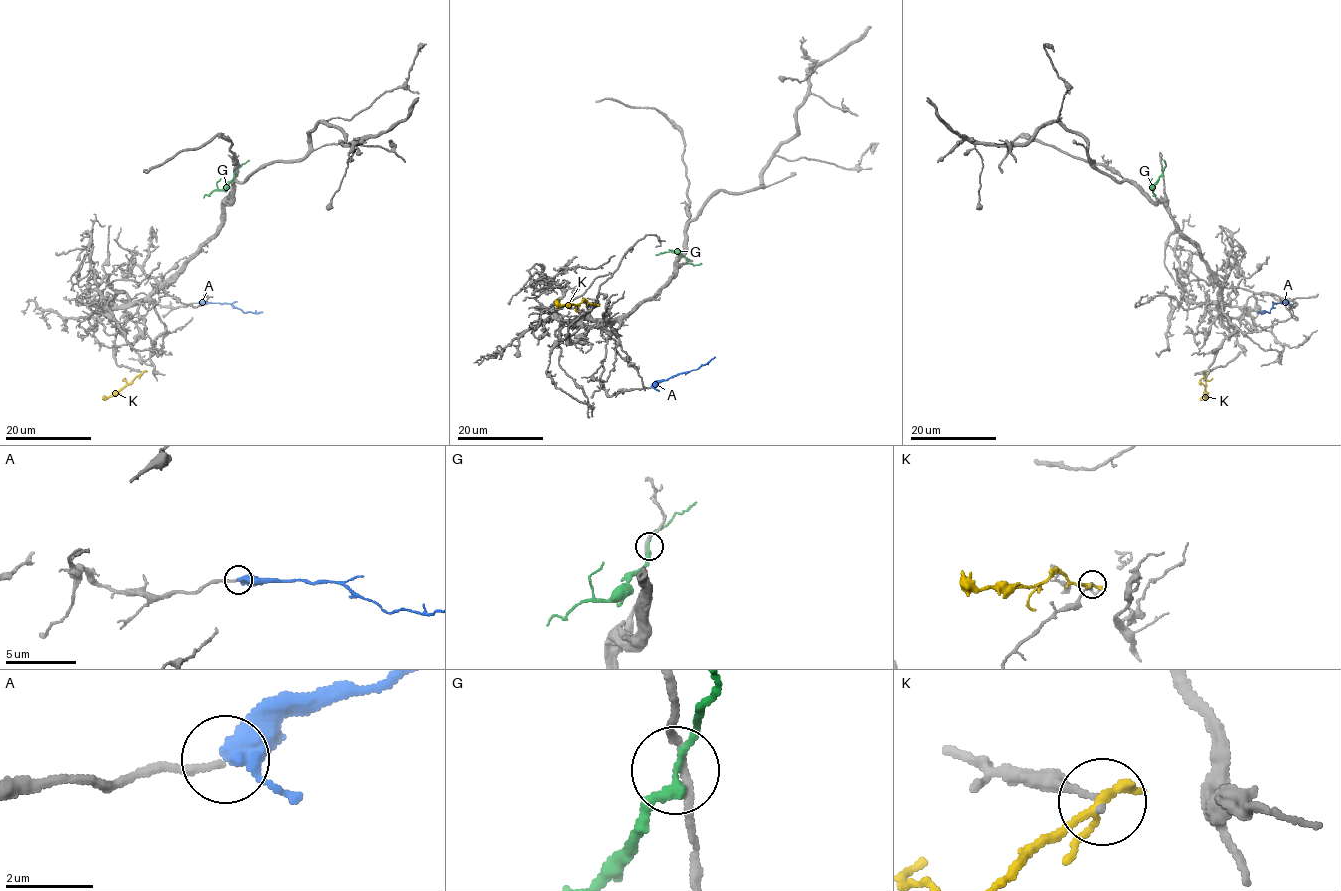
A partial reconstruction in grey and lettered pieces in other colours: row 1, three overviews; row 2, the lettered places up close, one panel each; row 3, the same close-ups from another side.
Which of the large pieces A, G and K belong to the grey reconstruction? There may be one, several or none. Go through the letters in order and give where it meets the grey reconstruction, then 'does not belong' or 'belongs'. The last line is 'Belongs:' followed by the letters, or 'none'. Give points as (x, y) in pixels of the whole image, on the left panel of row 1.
A: contact (199, 302); belongs
G: contact (234, 173); does not belong
K: contact (143, 372); does not belong
Belongs: A

